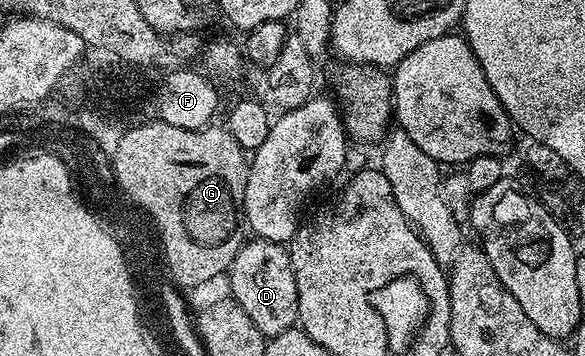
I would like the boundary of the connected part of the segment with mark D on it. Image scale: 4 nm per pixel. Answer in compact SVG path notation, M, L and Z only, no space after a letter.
M250 238L243 243L230 264L229 295L256 322L256 330L267 338L291 331L298 324L298 291L296 274L285 243Z

